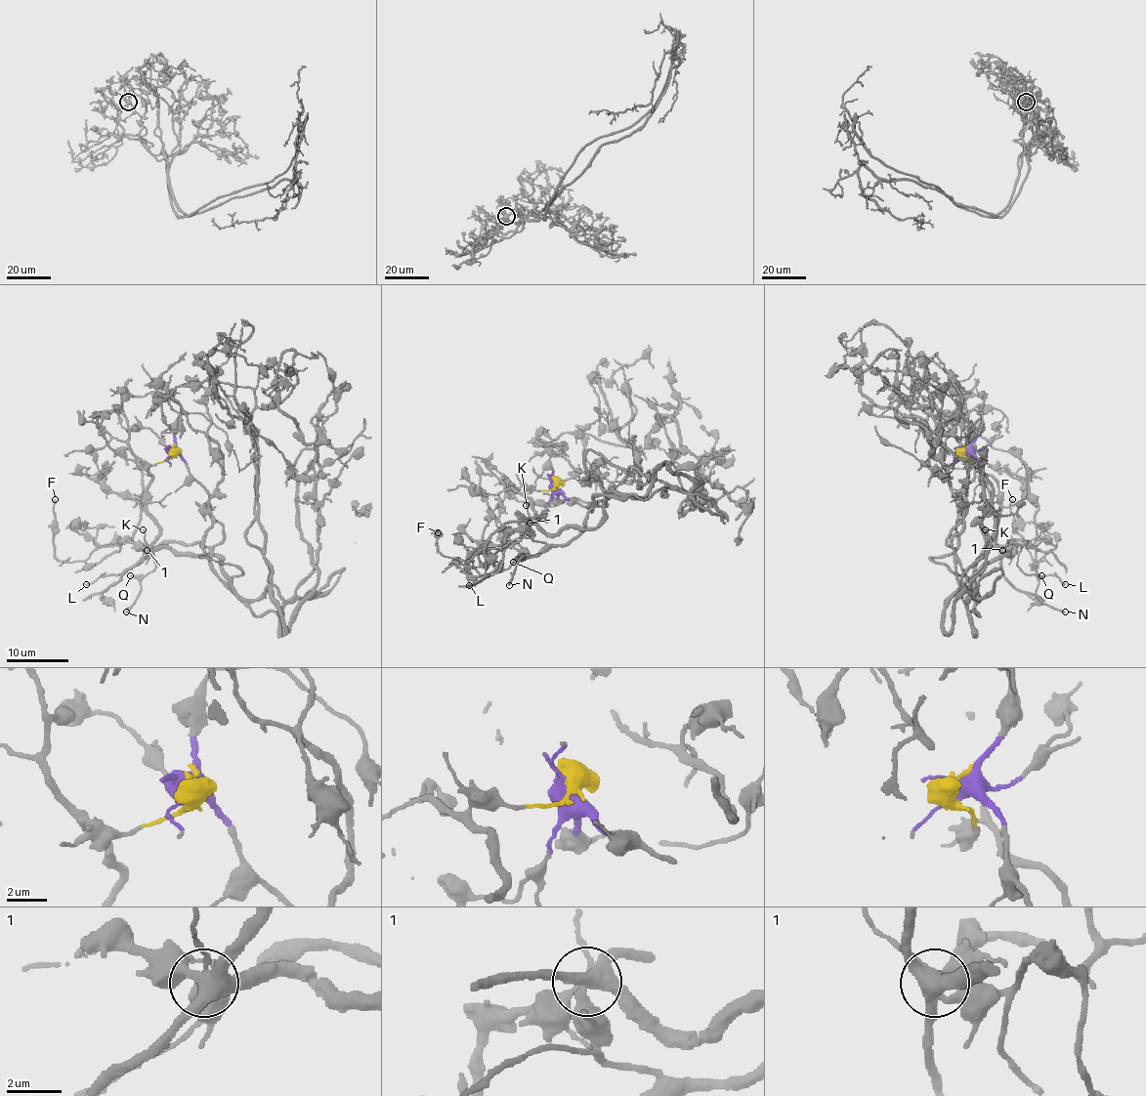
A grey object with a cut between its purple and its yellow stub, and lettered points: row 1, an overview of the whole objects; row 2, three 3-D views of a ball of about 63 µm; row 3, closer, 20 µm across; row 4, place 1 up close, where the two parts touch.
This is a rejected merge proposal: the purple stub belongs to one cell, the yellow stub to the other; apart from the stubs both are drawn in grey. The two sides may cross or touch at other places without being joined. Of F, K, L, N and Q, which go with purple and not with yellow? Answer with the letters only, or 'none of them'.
F, K, L, N, Q

